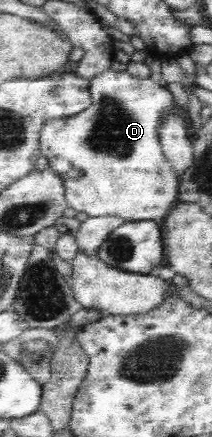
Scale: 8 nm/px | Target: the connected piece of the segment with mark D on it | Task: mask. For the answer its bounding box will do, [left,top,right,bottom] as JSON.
[39,68,179,225]

